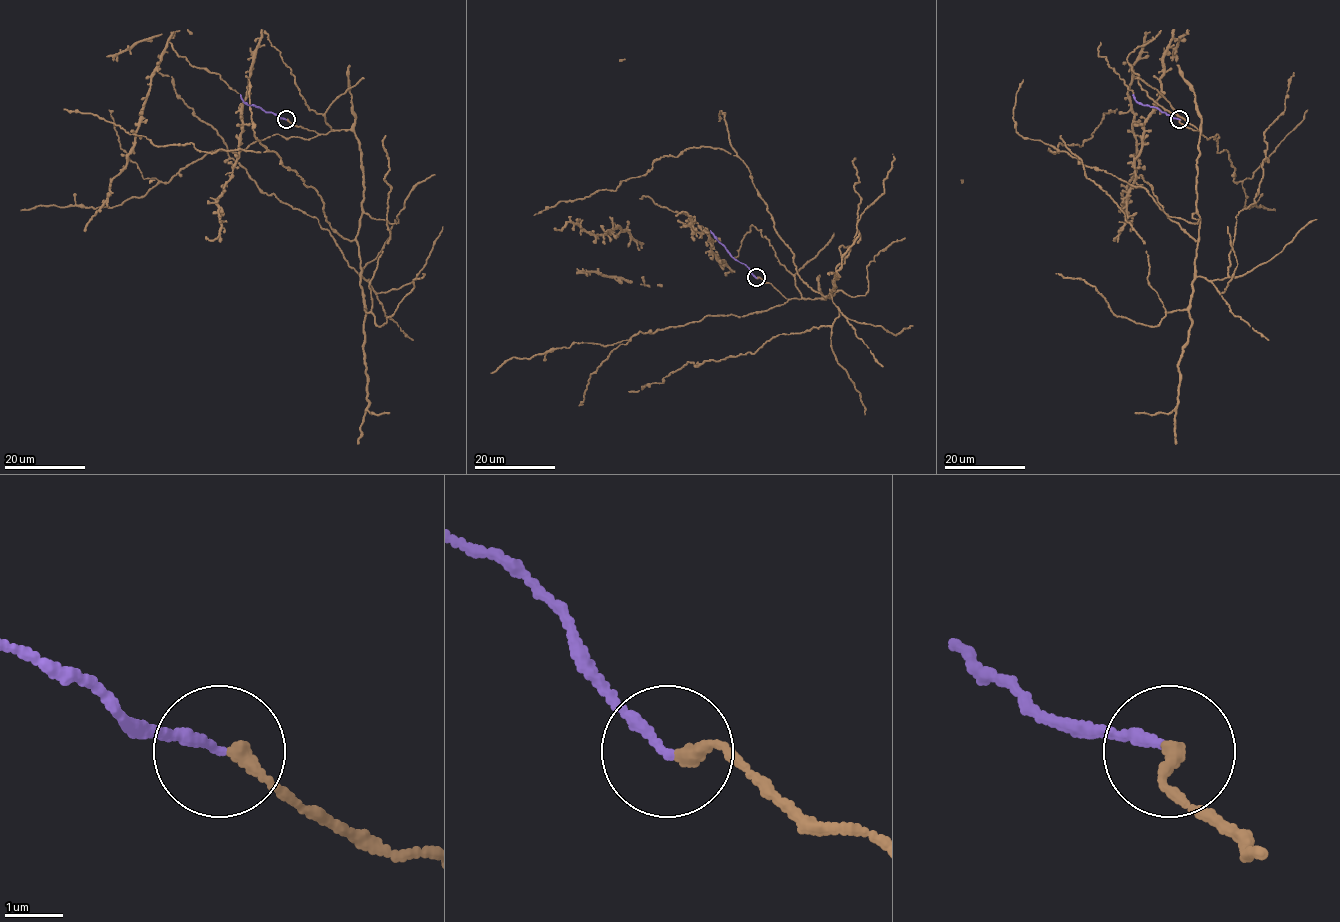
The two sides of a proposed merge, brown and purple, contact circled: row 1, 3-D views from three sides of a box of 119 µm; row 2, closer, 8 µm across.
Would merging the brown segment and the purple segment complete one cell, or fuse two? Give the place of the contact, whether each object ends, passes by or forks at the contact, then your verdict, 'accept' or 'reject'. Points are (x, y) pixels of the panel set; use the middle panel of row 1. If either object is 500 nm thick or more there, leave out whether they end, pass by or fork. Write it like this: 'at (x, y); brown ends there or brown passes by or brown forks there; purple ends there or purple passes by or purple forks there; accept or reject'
at (756, 277); brown ends there; purple ends there; accept

